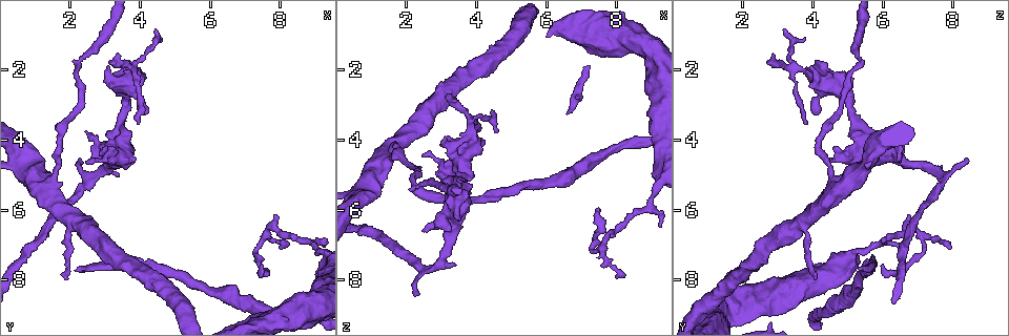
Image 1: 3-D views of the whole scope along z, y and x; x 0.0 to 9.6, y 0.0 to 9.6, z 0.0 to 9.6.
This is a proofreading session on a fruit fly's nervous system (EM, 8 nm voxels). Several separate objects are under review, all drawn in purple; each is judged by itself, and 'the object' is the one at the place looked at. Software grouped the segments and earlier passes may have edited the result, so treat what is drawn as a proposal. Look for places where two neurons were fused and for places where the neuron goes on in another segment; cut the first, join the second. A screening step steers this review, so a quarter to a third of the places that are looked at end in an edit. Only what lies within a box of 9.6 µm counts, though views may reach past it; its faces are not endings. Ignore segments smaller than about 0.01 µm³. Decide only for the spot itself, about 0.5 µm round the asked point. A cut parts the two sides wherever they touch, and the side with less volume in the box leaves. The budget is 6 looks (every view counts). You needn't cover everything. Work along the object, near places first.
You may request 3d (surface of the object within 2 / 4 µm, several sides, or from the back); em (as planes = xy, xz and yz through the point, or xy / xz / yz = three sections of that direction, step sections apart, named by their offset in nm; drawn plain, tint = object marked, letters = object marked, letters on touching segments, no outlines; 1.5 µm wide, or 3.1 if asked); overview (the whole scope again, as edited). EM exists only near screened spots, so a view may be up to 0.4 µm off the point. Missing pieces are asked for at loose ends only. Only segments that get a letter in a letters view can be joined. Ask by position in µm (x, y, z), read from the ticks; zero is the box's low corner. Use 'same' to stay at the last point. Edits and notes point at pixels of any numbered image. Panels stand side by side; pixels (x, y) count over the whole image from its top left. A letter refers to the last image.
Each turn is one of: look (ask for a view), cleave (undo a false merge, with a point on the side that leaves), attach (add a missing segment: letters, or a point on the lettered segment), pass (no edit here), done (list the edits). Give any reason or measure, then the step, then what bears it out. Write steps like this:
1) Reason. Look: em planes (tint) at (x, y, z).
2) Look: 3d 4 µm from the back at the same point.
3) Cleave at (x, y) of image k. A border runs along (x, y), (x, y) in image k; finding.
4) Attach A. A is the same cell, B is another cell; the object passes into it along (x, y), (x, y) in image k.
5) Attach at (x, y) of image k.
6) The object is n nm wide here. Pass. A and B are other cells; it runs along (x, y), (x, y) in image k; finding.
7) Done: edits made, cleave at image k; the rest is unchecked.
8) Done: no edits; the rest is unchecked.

Branch stops here. Look: em planes (letters) at (2.40, 4.65, 4.40).

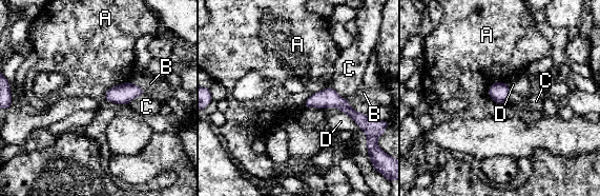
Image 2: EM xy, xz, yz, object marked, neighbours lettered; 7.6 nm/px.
Pass. A, B, C and D are other cells; it runs along (307, 104), (338, 101), (358, 117) in image 2; no lettered segment goes on from it.

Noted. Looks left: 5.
End of a long branch. Look: em planes (letters) at (2.25, 7.70, 5.40).

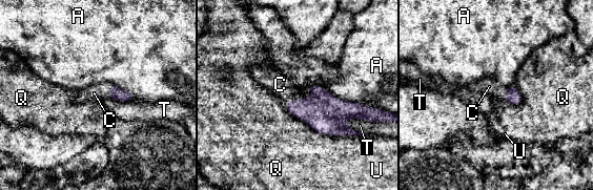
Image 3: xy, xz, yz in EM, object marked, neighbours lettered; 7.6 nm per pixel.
Attach C. C is the same cell, A, Q, T and U are other cells; the neuron continues.

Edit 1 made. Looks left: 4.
Look: overview.

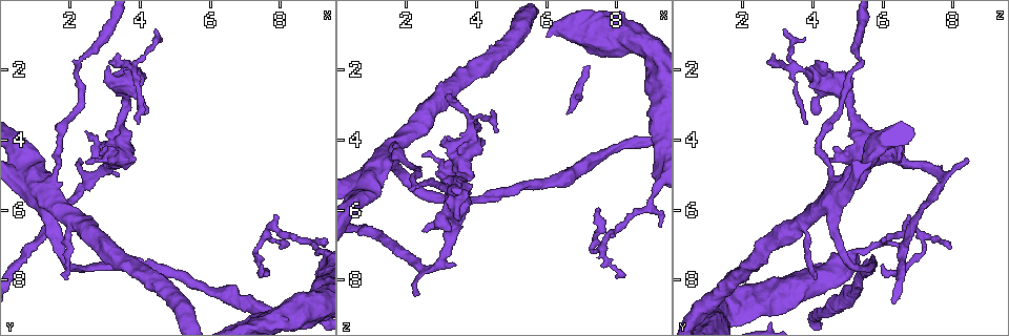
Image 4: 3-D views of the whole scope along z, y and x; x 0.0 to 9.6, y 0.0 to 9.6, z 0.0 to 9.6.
Free end. Look: em xz step 4 (letters) at (2.35, 4.60, 8.40).

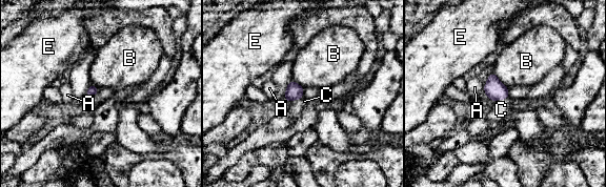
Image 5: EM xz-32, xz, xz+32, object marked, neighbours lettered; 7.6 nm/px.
Attach C. C is the same cell, A, B and E are other cells; the object passes into it along (495, 89), (500, 99), (501, 109) in image 5; the neuron continues.

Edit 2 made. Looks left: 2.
Done: edits made, attach at image 3, attach at image 5; the rest is unchecked.

